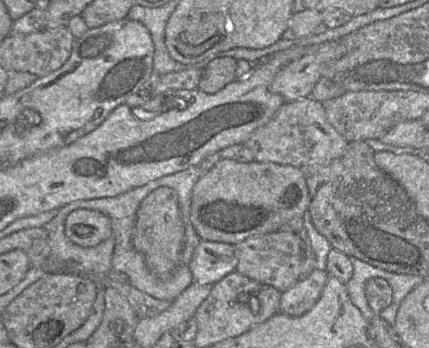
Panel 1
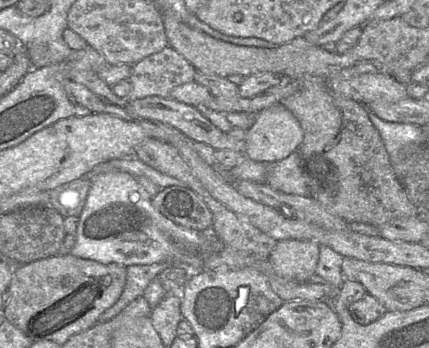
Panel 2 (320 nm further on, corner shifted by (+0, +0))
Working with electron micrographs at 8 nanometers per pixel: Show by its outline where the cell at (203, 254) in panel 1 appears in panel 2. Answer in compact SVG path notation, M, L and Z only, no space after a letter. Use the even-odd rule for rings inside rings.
M123 171L100 173L91 178L90 190L88 192L84 208L80 214L80 220L76 233L74 234L76 236L76 240L70 254L83 259L95 260L102 264L116 263L127 267L131 265L151 265L154 263L168 262L174 266L182 266L183 268L188 269L191 273L195 273L204 269L205 261L211 255L211 244L202 231L180 226L163 216L158 210L155 209L152 204L152 197L138 183L137 178Z

